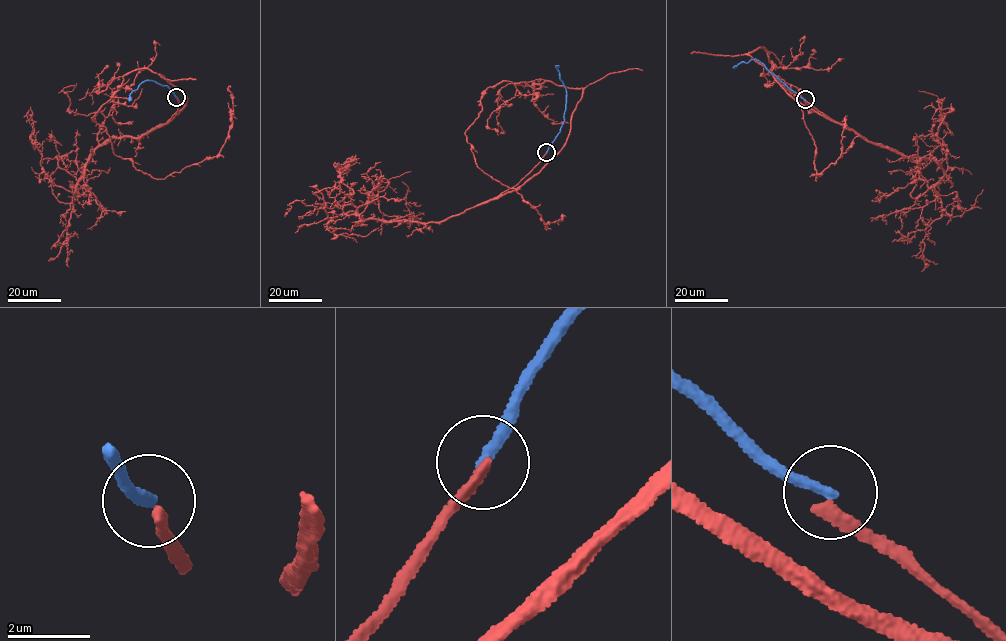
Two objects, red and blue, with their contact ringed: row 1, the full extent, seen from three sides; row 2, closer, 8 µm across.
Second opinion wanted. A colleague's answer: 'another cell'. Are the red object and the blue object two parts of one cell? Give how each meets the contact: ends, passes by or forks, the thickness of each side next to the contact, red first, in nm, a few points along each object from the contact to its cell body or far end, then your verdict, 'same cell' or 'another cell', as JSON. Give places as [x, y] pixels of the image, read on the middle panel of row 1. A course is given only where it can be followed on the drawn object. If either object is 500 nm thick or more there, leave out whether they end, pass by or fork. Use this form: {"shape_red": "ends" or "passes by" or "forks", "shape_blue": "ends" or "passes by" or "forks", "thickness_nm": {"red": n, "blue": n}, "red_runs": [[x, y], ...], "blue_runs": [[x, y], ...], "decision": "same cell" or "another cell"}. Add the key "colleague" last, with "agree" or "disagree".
{"shape_red": "ends", "shape_blue": "ends", "thickness_nm": {"red": 300, "blue": 280}, "red_runs": [[547, 153], [507, 190], [561, 149], [582, 88], [487, 88], [465, 132], [476, 164], [545, 223], [566, 216]], "blue_runs": [[546, 152], [564, 120], [565, 86], [558, 66]], "decision": "another cell", "colleague": "agree"}

